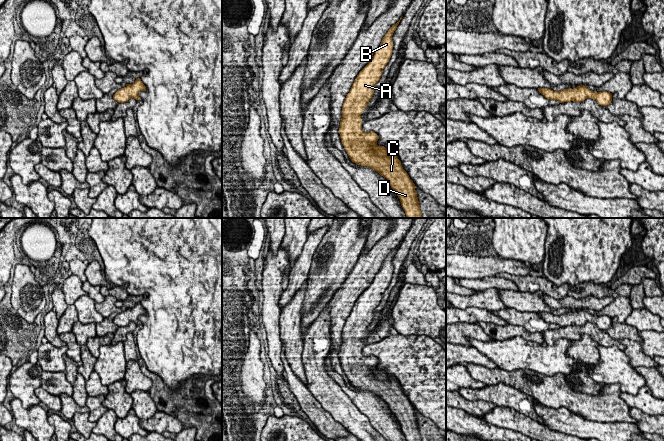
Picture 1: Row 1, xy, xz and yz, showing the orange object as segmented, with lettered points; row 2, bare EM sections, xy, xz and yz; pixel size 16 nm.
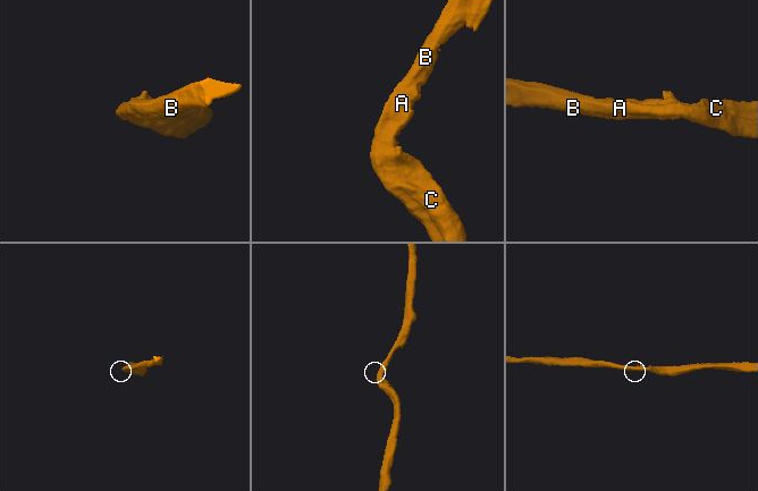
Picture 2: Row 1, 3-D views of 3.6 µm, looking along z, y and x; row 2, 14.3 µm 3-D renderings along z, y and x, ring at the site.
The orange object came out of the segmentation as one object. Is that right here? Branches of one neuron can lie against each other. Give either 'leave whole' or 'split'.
leave whole

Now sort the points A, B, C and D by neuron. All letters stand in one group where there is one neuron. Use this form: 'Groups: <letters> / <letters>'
Groups: A B C D

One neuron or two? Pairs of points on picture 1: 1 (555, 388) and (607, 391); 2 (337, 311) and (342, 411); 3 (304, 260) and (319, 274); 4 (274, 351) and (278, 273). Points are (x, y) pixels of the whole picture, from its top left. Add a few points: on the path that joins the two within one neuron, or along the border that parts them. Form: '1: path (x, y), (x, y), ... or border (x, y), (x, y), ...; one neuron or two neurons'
1: path (568, 398), (572, 400), (594, 400); one neuron
2: border (330, 322), (330, 349), (328, 351); two neurons
3: border (319, 244), (313, 255), (306, 281); two neurons
4: path (273, 332), (272, 292); one neuron

